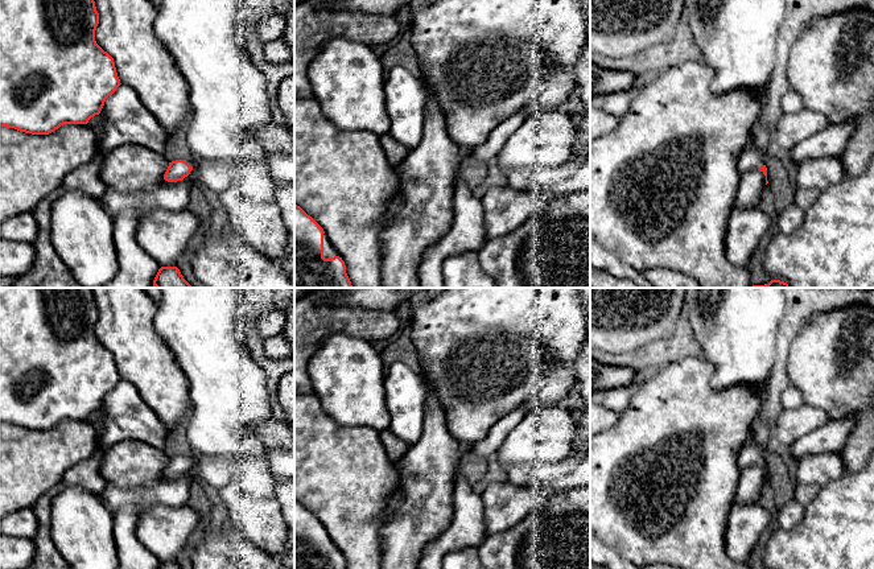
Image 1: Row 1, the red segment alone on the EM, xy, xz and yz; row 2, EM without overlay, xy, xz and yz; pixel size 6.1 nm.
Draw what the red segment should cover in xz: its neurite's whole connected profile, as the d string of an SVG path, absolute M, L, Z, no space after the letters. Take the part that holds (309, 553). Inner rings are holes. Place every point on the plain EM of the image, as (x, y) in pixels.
M294 500L294 569L346 569L346 561L323 524Z

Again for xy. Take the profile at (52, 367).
M0 288L0 424L15 424L32 430L49 430L63 420L87 420L99 411L106 395L121 380L114 354L95 337L99 309L91 288Z

